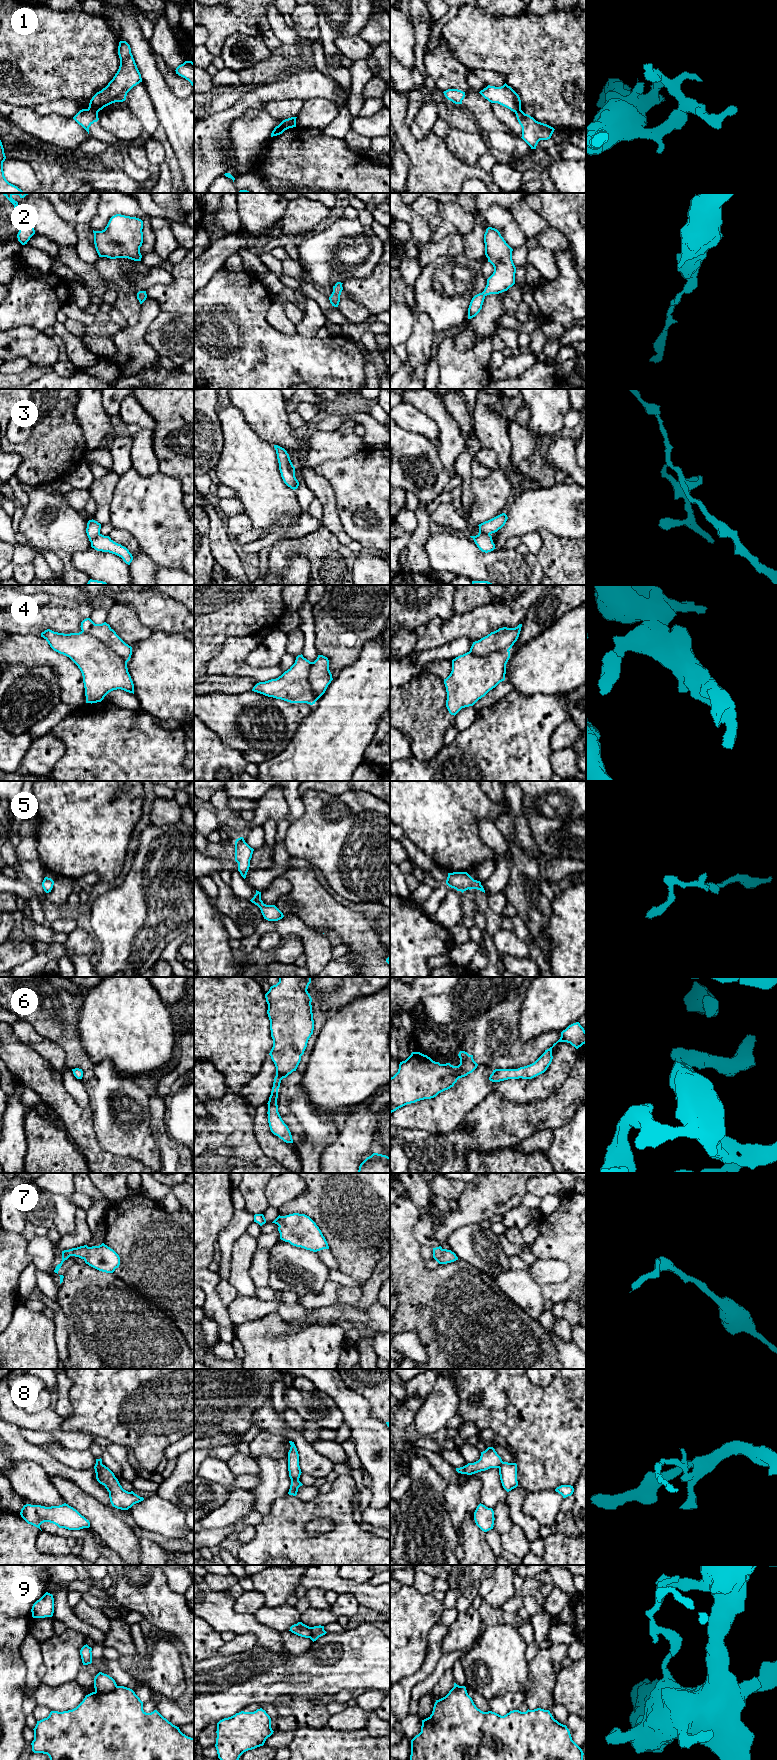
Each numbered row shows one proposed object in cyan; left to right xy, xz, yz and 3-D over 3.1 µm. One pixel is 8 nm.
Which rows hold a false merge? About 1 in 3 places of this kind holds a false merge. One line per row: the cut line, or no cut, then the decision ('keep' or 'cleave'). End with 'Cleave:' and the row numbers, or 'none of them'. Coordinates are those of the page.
1: cut in xy along (88, 108), (97, 112); cleave
2: no cut; keep
3: cut in yz along (489, 533), (479, 534), (473, 539); cleave
4: cut in xy along (82, 630), (98, 638), (126, 662); cleave
5: no cut; keep
6: no cut; keep
7: no cut; keep
8: cut in xz along (298, 1479), (291, 1480); cleave
9: cut in xy along (117, 1686), (107, 1692), (95, 1692); cleave
Cleave: 1, 3, 4, 8, 9

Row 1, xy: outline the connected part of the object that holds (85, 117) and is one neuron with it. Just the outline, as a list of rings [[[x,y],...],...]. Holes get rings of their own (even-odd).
[[[82,109],[80,110],[73,119],[81,125],[89,134],[89,127],[99,120],[98,112],[95,112],[91,109]]]

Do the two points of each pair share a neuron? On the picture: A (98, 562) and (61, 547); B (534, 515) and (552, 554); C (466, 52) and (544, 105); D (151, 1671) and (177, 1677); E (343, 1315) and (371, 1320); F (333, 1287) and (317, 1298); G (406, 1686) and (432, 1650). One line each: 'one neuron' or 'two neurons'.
A: two neurons
B: two neurons
C: one neuron
D: one neuron
E: one neuron
F: one neuron
G: one neuron

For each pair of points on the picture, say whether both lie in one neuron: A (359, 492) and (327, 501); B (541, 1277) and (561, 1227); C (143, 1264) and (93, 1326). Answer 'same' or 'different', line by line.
A: different
B: different
C: different

